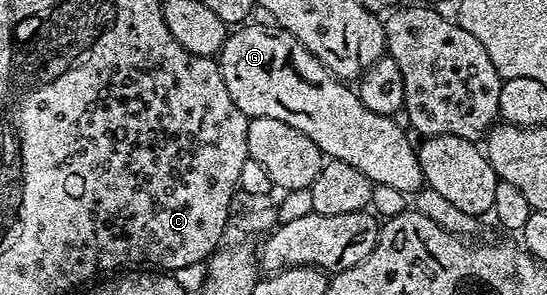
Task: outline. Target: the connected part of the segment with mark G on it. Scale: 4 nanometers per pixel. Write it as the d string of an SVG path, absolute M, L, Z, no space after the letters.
M243 24L232 29L227 35L225 44L217 55L219 71L225 80L225 88L229 88L229 96L233 96L233 104L241 108L248 119L268 118L281 120L289 124L289 128L297 128L297 132L305 132L313 144L328 159L336 158L345 164L357 168L374 185L385 184L389 188L397 188L404 196L414 196L424 189L423 173L419 163L416 143L407 139L408 131L395 123L394 117L378 114L365 104L361 104L358 93L351 90L346 81L335 77L331 71L317 60L289 32L280 30L274 25L251 26Z

